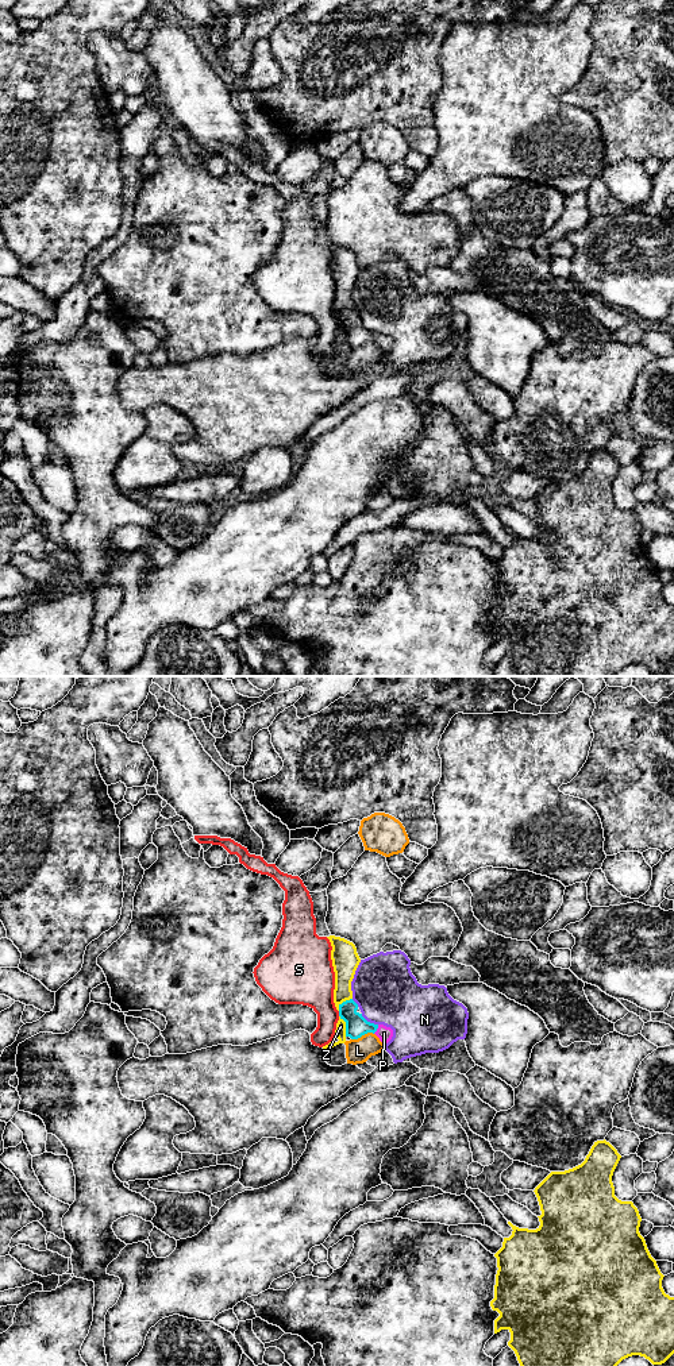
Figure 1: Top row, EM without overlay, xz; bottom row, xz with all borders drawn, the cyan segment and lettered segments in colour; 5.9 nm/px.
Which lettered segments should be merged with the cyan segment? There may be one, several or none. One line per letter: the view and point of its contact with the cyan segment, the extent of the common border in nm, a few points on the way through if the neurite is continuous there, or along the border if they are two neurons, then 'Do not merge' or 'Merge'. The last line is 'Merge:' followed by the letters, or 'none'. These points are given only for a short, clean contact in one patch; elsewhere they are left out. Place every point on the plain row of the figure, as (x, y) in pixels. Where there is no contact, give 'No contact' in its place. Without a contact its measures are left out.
L: Touches cyan at xz (362, 343). Shared border 140 nm. Boundary: xz (373, 342), (365, 342), (351, 348). Do not merge
N: Touches cyan at xz (369, 331). Shared border 120 nm. Do not merge
P: Touches cyan at xz (377, 336). Shared border 70 nm. Path across: xz (357, 335), (377, 336), (384, 342). Merge
S: Touches cyan at xz (339, 323). Shared border 30 nm. Do not merge
Z: Touches cyan at xz (346, 335). Shared border 130 nm. Boundary: xz (339, 324), (345, 331), (346, 344). Do not merge
Merge: P

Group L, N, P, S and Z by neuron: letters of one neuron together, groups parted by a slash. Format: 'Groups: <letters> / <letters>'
Groups: L / N / P / S / Z

